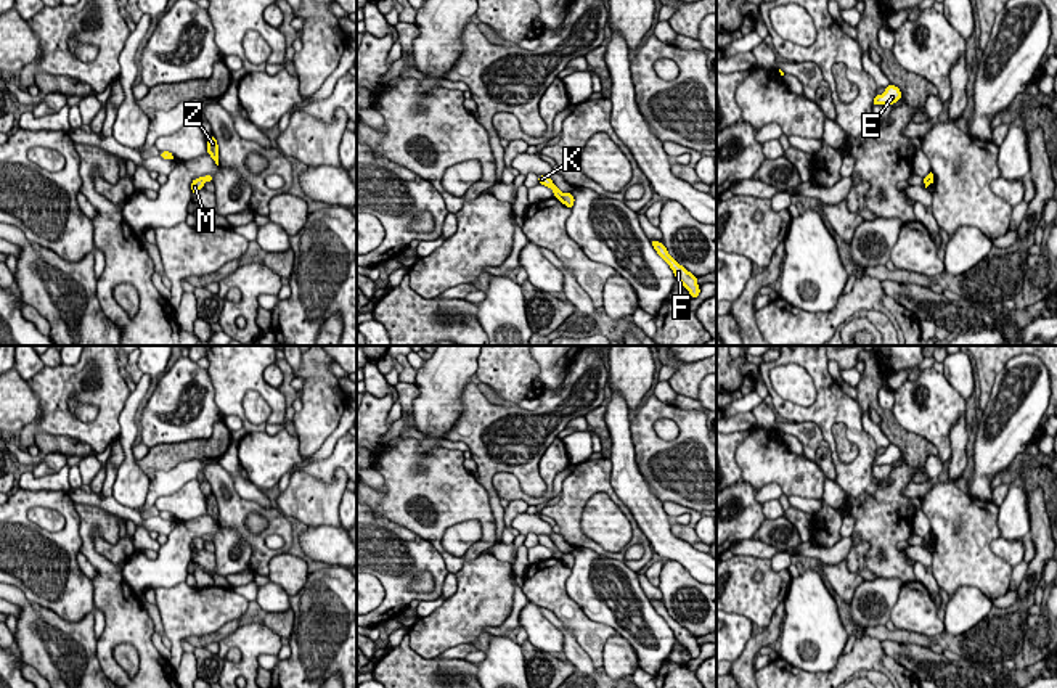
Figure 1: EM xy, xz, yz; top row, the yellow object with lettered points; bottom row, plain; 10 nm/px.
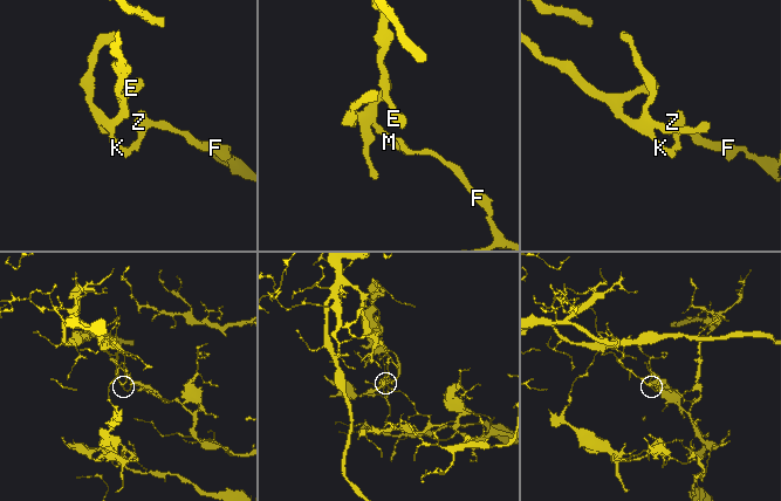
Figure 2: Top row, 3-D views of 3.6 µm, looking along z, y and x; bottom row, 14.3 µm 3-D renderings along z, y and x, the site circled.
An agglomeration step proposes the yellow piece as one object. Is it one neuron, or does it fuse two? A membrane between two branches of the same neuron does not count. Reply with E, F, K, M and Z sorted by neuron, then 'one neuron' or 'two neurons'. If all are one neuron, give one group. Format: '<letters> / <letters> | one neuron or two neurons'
E K M / F Z | two neurons

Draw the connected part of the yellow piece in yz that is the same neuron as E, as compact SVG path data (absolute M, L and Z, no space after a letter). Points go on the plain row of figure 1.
M890 444L882 455L875 455L872 466L877 466L877 465L892 466L893 463L900 460L901 460L901 450L896 445Z

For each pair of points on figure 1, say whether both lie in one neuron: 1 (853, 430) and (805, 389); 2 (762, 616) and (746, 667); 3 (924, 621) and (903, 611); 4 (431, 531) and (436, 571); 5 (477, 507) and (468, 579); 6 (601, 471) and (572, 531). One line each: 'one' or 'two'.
1: two
2: two
3: one
4: two
5: two
6: one

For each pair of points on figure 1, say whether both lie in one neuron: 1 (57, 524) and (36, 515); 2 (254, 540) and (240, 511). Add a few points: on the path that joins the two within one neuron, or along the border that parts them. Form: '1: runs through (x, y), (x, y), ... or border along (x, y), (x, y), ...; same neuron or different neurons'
1: runs through (52, 521), (40, 516); same neuron
2: runs through (248, 534), (240, 524), (240, 518); same neuron

